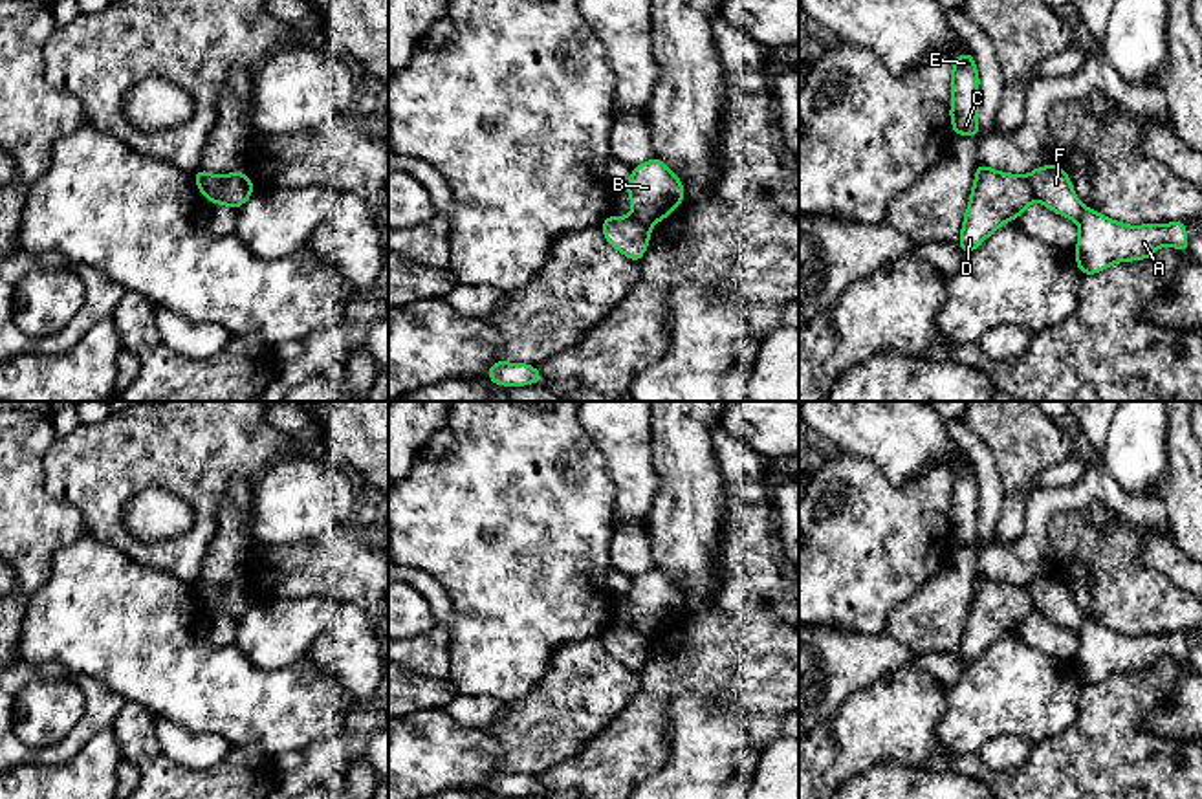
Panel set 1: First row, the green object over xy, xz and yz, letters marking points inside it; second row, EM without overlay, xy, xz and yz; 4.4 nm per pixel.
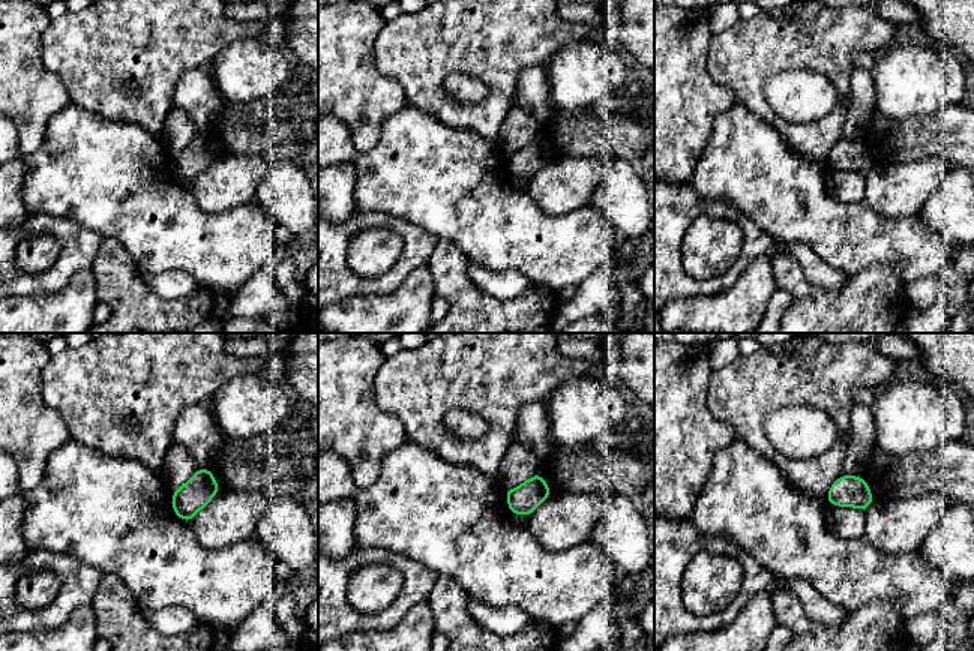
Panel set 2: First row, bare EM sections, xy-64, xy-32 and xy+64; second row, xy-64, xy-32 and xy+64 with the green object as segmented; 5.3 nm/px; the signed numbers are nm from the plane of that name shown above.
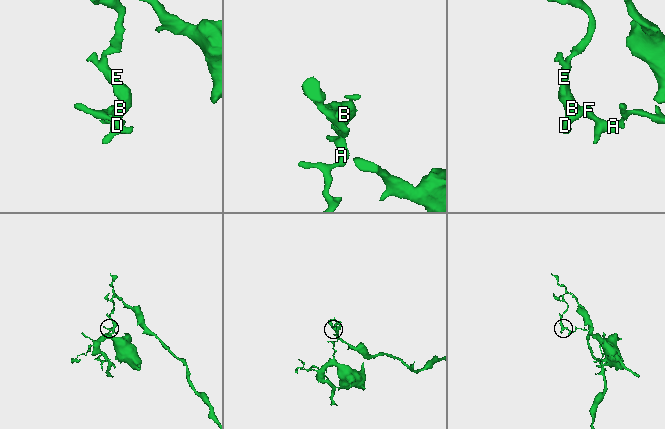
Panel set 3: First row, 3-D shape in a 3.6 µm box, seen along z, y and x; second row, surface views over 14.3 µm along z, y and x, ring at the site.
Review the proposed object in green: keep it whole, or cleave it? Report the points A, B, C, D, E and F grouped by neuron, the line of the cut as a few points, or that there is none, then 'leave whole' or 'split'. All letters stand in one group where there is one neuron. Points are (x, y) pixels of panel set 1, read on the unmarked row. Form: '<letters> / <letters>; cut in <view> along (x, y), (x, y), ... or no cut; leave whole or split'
A F / B C D E; cut in xy along (228, 585), (220, 601), (211, 611); split

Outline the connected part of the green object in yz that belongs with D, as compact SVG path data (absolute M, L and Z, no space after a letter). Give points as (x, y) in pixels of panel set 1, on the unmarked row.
M978 572L969 616L958 647L962 667L975 662L1002 634L1019 630L1019 625L1033 610L1028 586L991 581Z

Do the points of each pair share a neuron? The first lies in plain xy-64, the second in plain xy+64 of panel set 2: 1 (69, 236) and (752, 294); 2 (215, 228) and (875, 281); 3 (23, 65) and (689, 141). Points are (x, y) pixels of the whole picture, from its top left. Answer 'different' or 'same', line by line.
1: different
2: different
3: same

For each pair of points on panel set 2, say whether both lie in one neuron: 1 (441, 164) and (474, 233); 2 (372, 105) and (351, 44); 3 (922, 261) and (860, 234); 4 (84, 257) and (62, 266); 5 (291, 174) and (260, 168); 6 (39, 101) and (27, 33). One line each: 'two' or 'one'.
1: one
2: one
3: one
4: one
5: two
6: one

